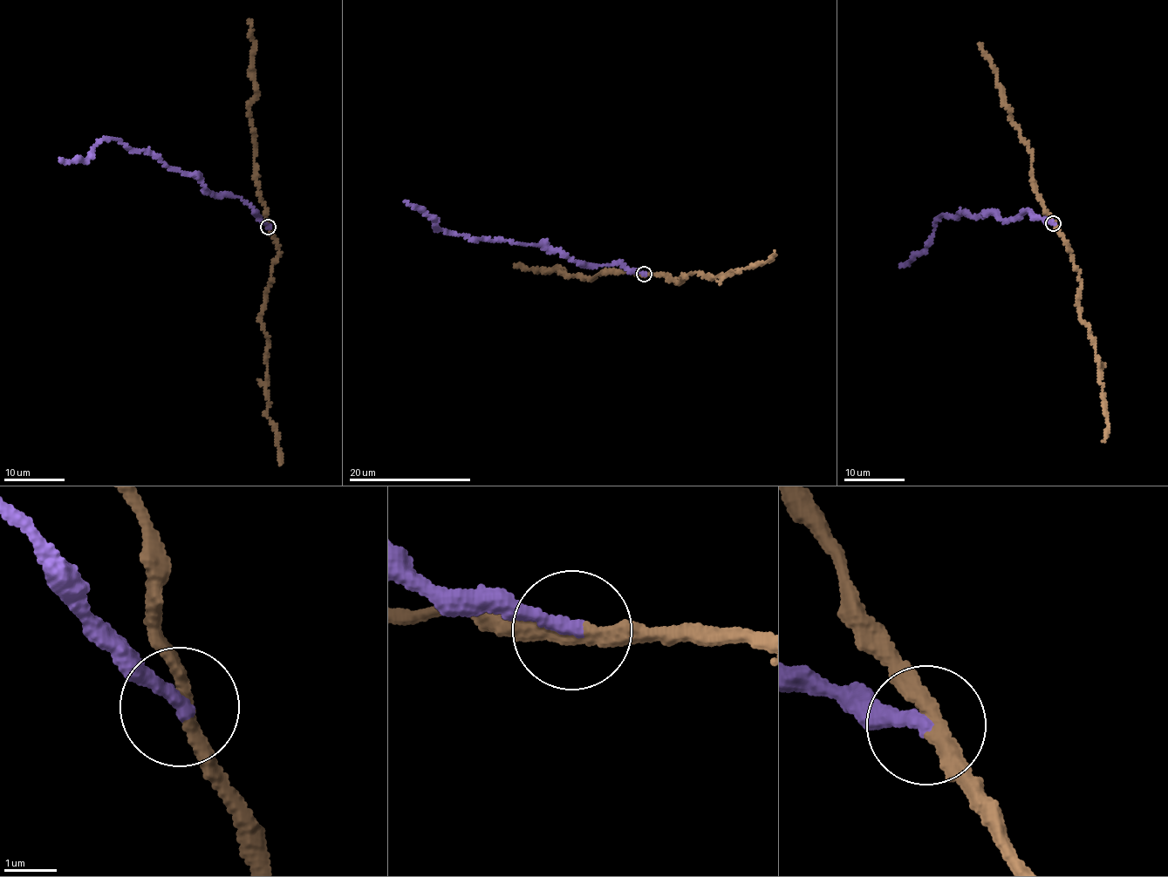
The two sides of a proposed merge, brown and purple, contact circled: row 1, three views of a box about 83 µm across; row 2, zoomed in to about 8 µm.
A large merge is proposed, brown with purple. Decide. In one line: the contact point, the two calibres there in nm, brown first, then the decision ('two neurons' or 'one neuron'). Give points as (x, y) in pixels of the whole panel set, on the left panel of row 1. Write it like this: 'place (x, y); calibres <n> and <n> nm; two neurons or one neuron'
place (268, 227); calibres 260 and 280 nm; two neurons

